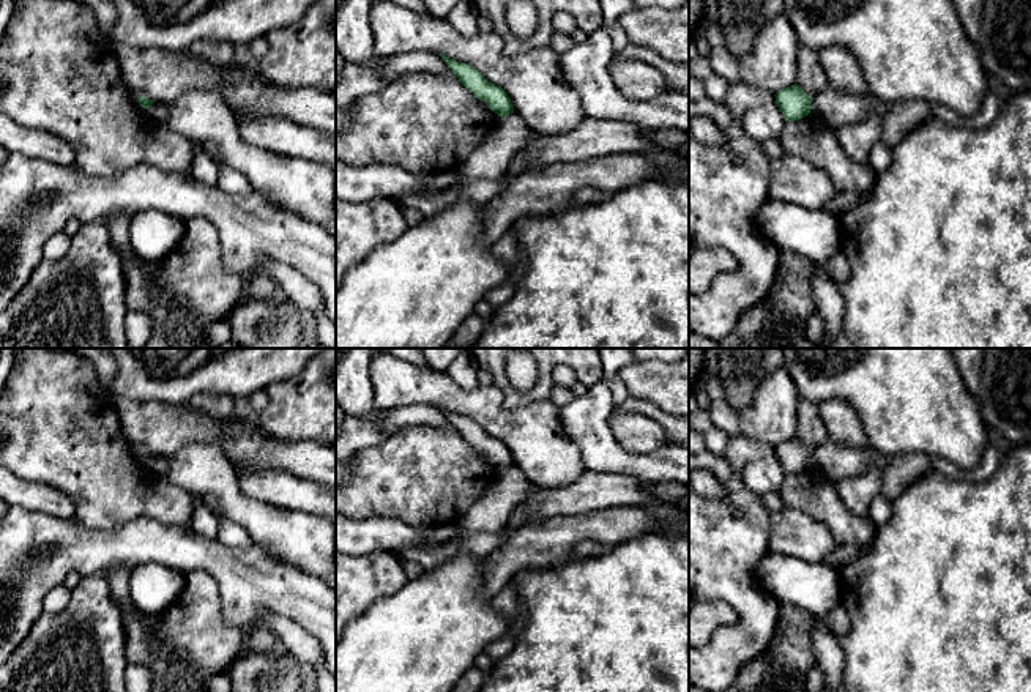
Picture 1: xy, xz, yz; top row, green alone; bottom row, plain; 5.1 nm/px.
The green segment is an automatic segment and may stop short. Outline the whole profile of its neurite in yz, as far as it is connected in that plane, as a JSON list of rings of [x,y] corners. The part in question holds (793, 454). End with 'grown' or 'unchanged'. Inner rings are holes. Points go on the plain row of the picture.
[[[798,437],[779,443],[774,449],[785,474],[798,474],[810,467],[812,451]]]; unchanged

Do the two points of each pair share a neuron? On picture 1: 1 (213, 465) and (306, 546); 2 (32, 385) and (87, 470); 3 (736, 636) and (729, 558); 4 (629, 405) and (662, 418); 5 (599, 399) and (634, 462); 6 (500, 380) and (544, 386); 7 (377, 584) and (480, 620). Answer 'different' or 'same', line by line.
1: same
2: same
3: same
4: same
5: same
6: same
7: different

